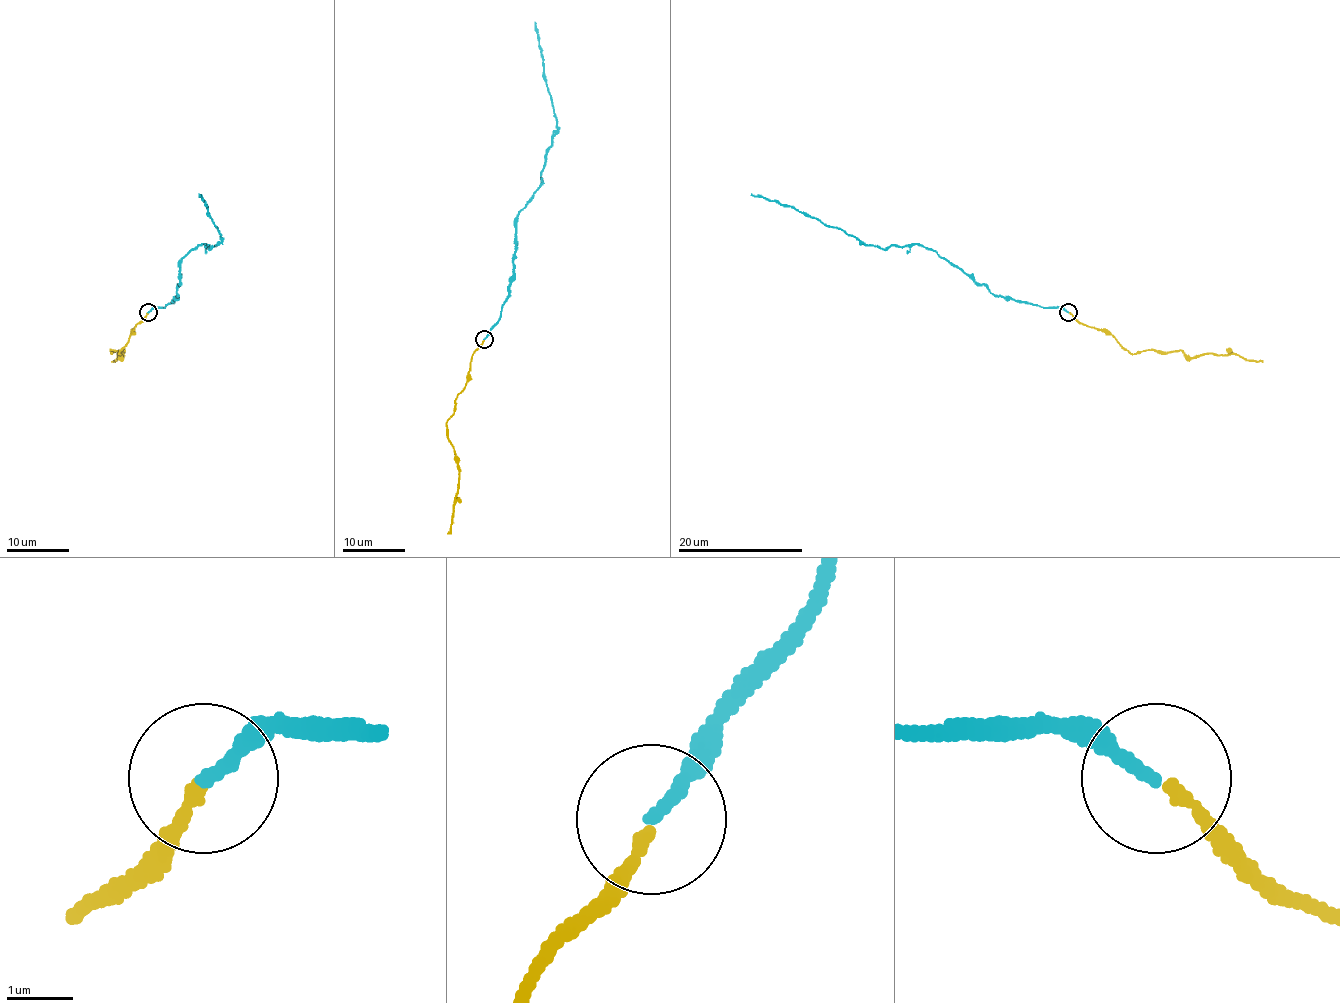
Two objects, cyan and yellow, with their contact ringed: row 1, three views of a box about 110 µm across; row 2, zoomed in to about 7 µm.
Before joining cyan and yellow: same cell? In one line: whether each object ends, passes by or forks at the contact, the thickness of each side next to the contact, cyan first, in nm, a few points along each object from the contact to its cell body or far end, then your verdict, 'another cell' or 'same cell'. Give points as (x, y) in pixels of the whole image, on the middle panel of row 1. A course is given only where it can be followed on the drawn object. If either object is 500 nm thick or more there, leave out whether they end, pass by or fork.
cyan ends | yellow ends | 200/190 nm | cyan via (484, 339), (500, 317), (508, 295), (515, 254), (515, 219), (539, 186), (556, 128), (534, 22) | yellow via (484, 340), (472, 356), (465, 387), (447, 422), (447, 434), (458, 461), (459, 489), (451, 528), (447, 534) | same cell

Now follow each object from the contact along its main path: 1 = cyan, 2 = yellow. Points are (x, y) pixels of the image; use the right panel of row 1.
1: (1068, 311), (998, 296), (930, 249), (915, 244), (880, 249), (863, 244), (791, 207), (751, 193)
2: (1069, 311), (1085, 326), (1105, 329), (1132, 354), (1236, 354), (1263, 361)

